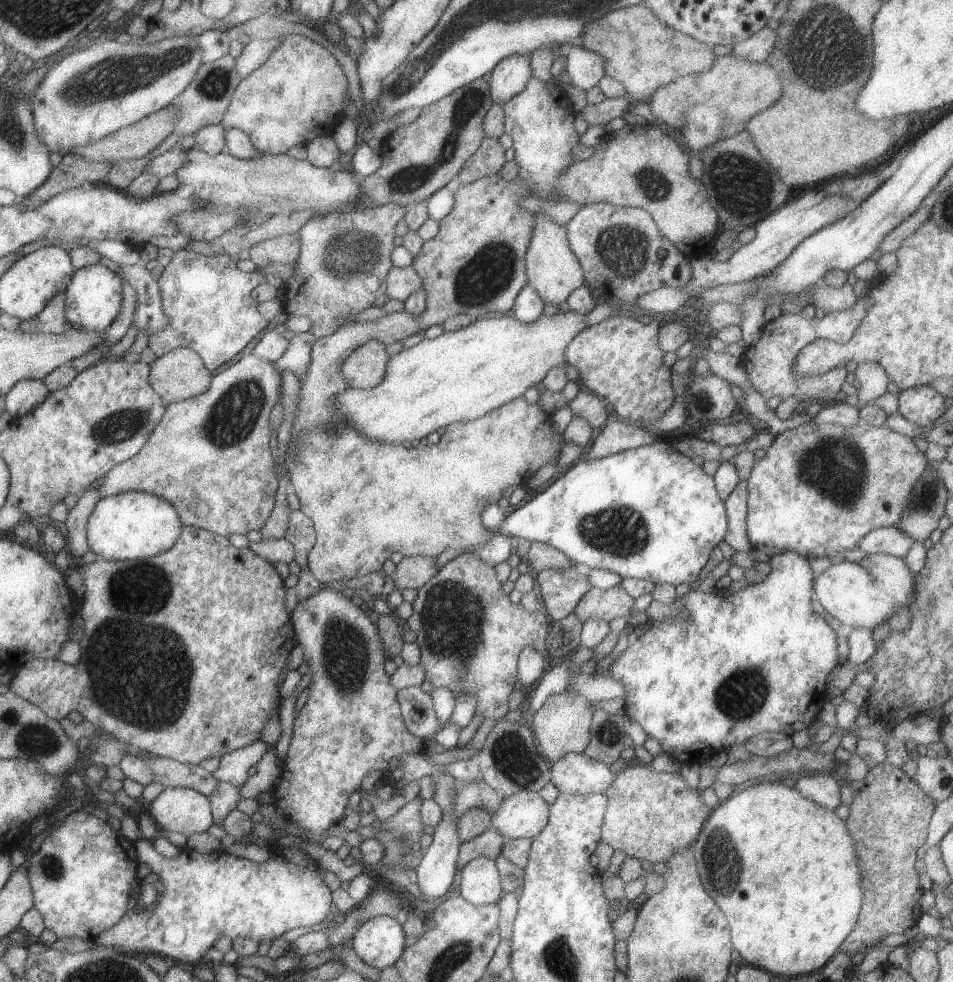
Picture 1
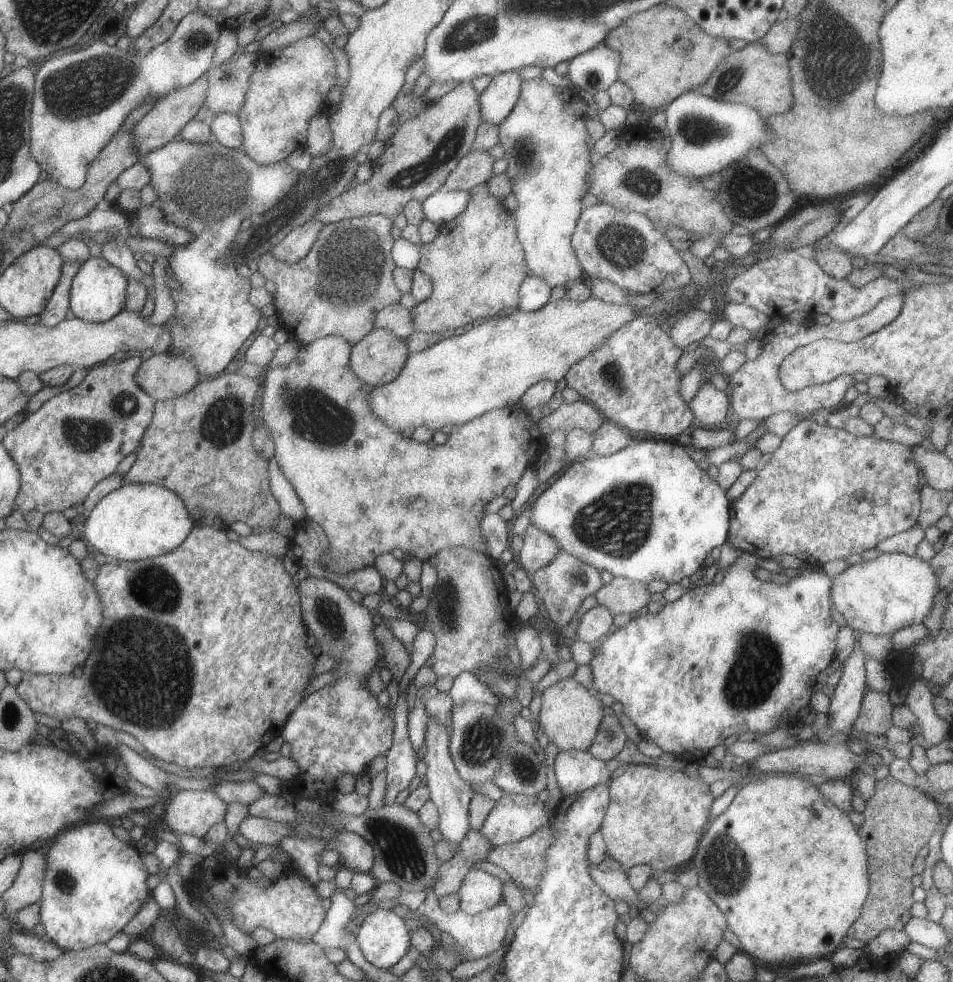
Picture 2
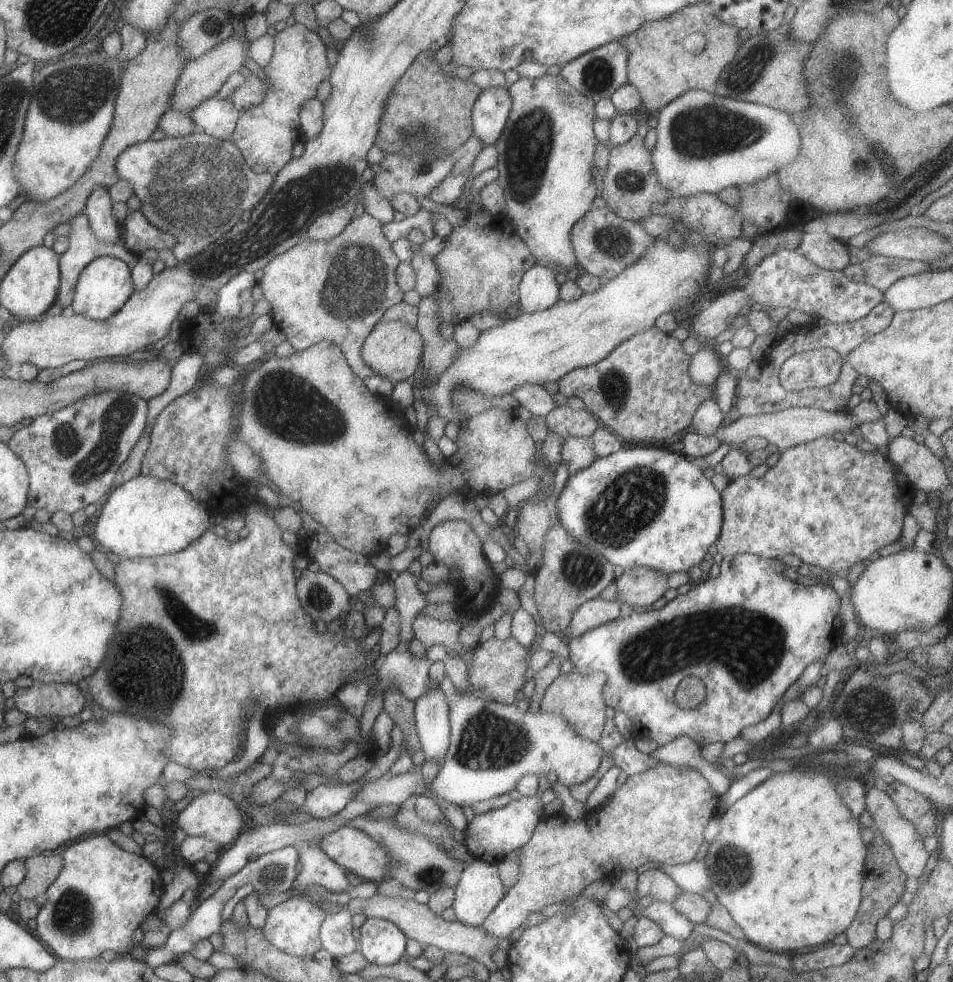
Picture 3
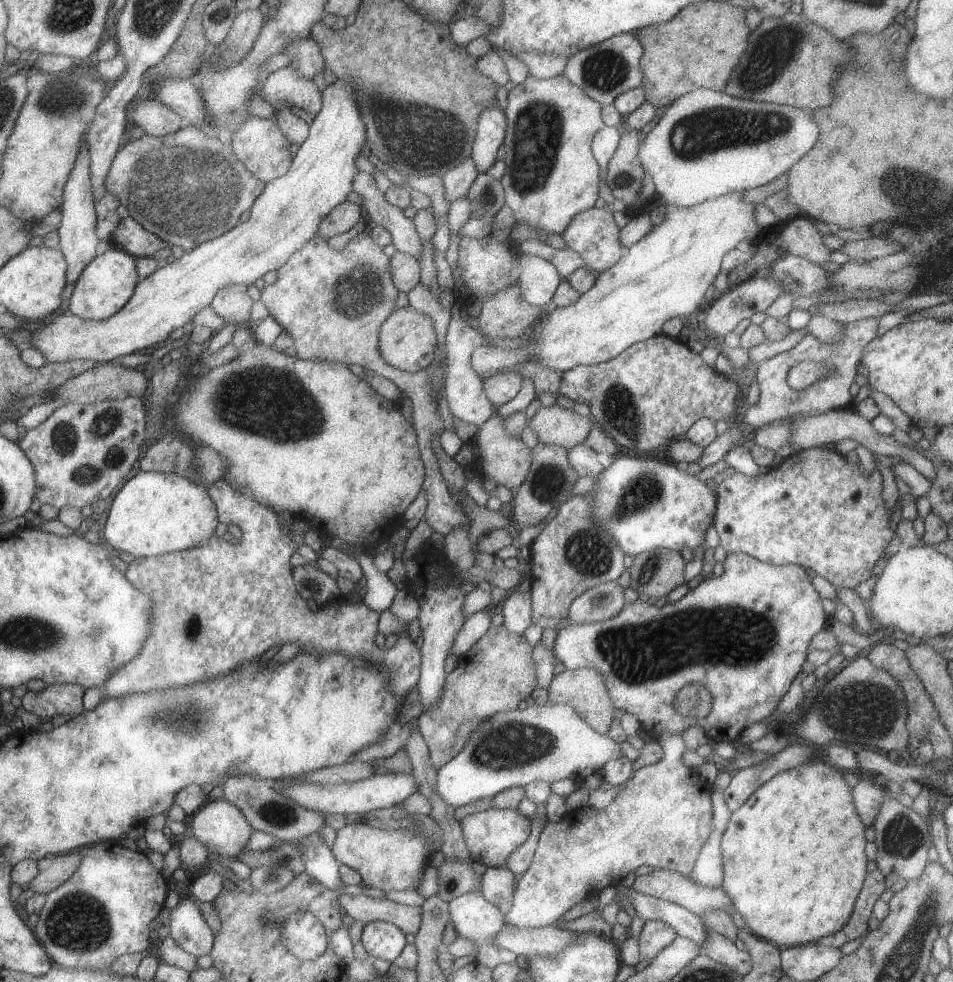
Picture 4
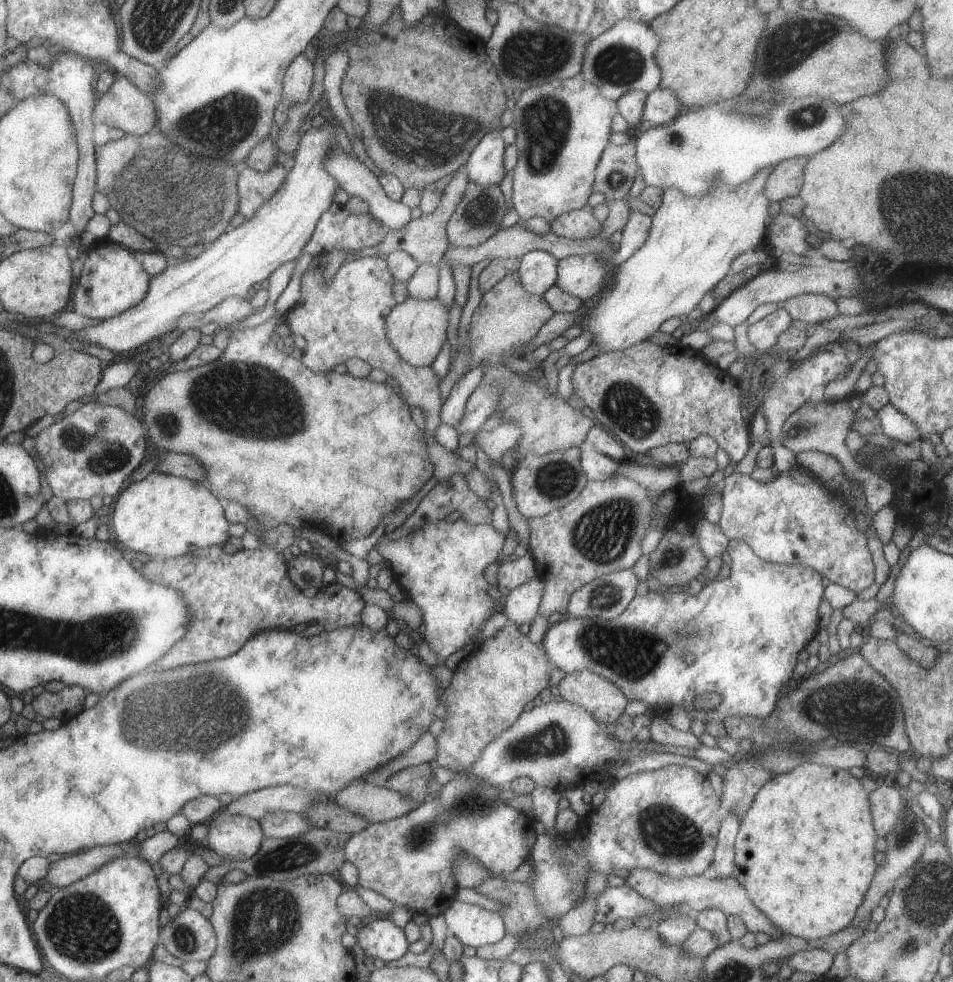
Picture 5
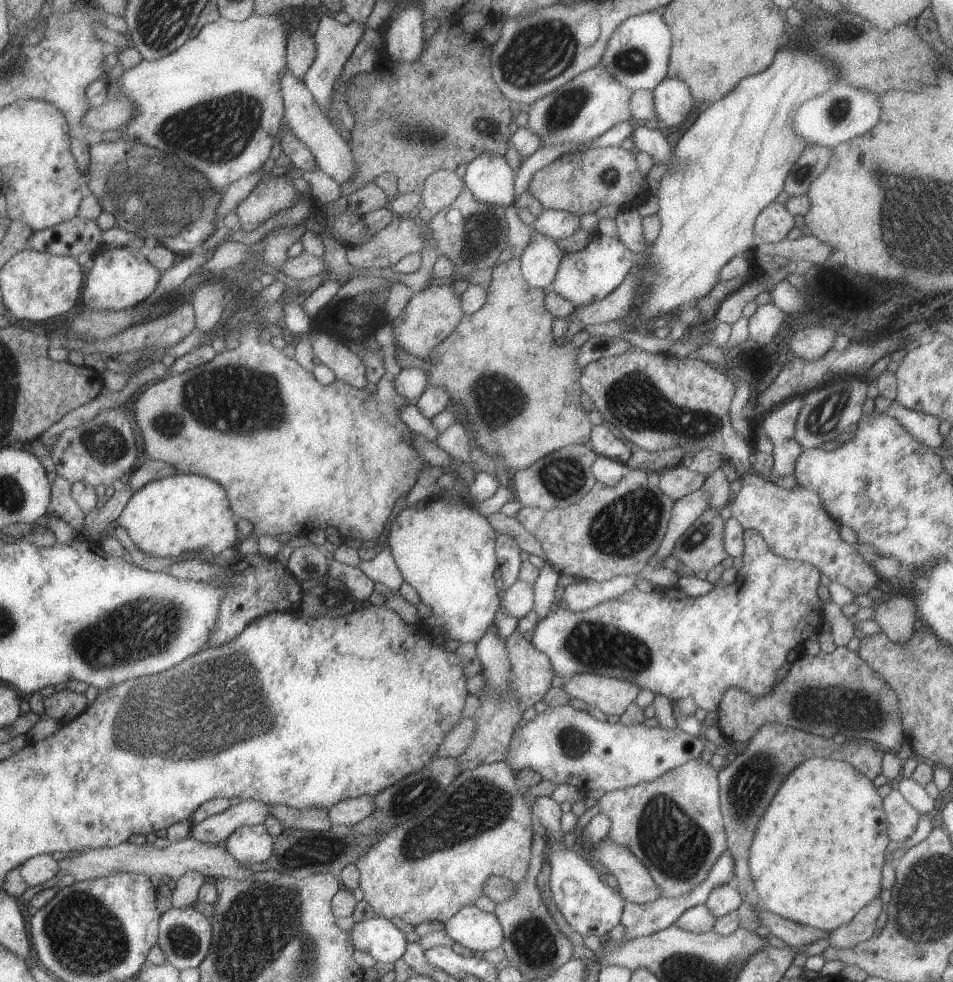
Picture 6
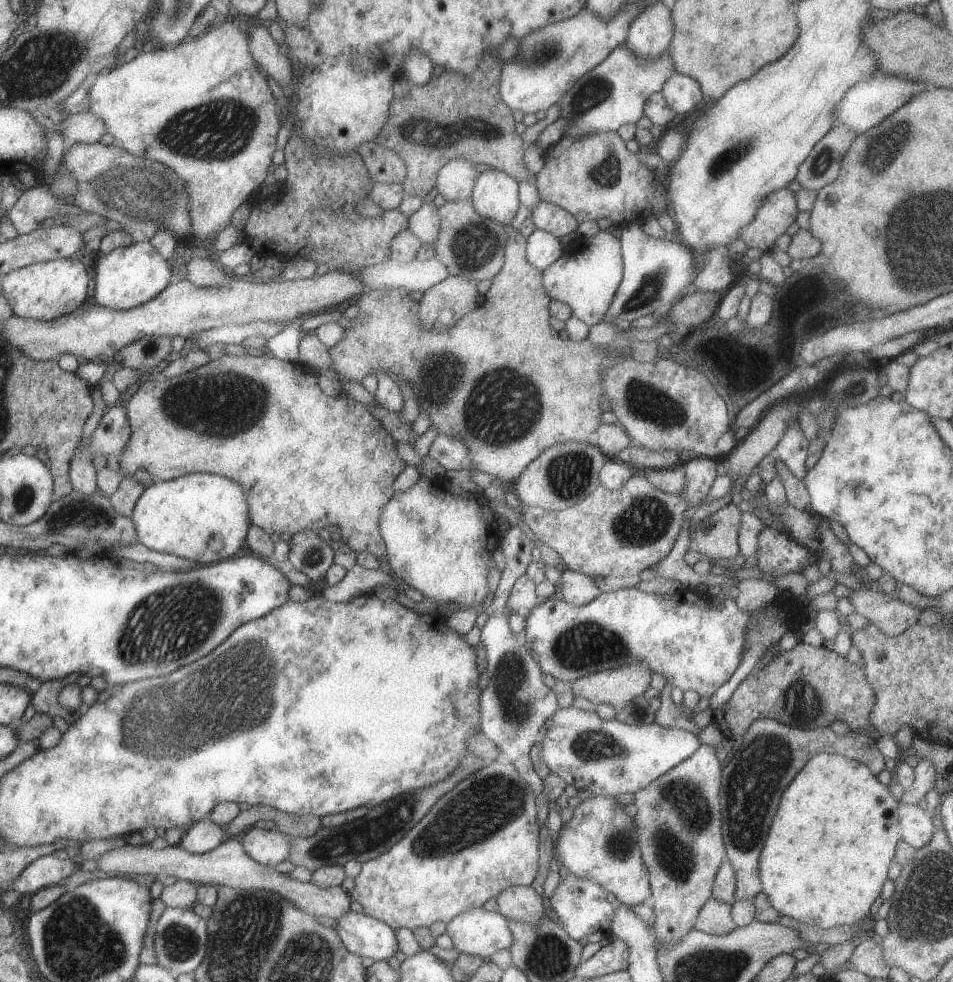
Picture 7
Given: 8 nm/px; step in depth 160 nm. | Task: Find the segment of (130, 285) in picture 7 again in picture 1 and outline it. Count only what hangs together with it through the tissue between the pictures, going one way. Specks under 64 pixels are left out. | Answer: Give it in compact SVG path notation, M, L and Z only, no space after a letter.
M100 263L74 269L65 288L64 315L72 327L88 331L105 331L115 320L122 303L122 277Z

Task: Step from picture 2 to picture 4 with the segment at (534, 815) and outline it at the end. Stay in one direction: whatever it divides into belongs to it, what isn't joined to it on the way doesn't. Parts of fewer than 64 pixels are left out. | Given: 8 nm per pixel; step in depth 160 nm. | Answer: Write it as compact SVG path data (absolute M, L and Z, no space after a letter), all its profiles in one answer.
M491 808L482 812L463 816L458 820L463 827L463 835L471 860L479 861L486 867L505 867L509 854L513 852L530 833L530 819L517 809Z

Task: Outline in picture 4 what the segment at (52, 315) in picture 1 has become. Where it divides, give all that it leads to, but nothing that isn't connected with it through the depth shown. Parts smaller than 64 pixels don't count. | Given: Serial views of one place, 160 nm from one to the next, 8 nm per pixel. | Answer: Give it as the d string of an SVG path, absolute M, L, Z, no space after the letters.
M80 146L72 166L70 177L62 190L62 201L60 202L61 220L59 227L55 230L59 237L58 250L63 253L66 262L66 282L74 282L81 274L84 266L95 258L95 250L100 240L95 235L95 202L92 197L90 185L90 156L86 146Z

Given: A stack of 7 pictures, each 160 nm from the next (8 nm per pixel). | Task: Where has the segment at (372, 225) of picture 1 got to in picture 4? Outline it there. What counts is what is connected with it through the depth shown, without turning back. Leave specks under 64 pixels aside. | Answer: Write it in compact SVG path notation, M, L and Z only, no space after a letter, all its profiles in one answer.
M358 233L351 238L343 251L335 252L327 247L326 240L318 235L310 238L299 250L296 250L277 270L274 284L266 285L260 290L260 302L293 339L296 357L308 361L317 359L325 362L341 363L346 366L358 364L363 369L369 369L380 377L393 382L400 392L406 394L412 403L412 424L416 432L418 451L424 464L424 479L422 482L425 494L426 509L423 518L435 533L446 535L447 531L469 523L461 505L455 502L448 493L443 480L432 438L443 430L443 420L437 411L434 390L430 383L430 370L421 369L408 373L388 365L379 354L378 332L383 321L394 311L394 302L398 290L390 277L390 257L385 256L380 246L377 246L370 234Z

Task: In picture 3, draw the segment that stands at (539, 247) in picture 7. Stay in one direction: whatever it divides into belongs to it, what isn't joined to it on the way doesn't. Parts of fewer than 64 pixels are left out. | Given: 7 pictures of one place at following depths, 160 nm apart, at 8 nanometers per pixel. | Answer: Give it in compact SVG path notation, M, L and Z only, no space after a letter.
M535 263L528 268L518 284L518 300L521 311L542 311L558 301L558 282L554 272L545 265Z

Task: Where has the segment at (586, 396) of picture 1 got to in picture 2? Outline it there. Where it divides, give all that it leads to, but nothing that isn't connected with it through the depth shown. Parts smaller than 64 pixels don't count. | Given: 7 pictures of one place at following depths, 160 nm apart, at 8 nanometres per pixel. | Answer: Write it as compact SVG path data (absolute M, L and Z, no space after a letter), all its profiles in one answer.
M583 399L572 403L562 402L548 416L540 418L537 423L541 437L548 436L553 430L561 430L565 435L573 429L581 429L592 435L604 418L596 408Z

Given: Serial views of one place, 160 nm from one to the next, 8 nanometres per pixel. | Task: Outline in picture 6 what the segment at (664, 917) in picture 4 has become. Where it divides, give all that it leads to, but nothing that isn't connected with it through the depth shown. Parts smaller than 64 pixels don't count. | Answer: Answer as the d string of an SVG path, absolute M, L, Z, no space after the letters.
M534 797L530 802L530 809L545 829L545 840L548 853L548 860L551 866L549 888L553 895L554 903L561 912L567 924L580 934L596 936L601 938L607 934L613 926L620 924L620 916L625 900L620 892L614 892L606 885L602 873L595 867L584 861L574 850L563 850L560 818L561 810L551 797Z

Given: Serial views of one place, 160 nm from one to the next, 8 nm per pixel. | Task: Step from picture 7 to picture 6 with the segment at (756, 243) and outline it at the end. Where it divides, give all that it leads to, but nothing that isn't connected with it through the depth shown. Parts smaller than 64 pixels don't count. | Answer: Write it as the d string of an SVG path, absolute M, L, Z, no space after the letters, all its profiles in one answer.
M771 201L756 216L754 236L756 240L766 243L782 241L793 228L793 215L782 205Z

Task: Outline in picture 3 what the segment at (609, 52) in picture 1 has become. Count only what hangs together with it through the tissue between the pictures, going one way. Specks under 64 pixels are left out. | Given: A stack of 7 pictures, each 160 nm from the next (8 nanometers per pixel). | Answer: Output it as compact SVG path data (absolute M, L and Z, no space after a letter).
M707 2L684 6L658 21L644 22L637 30L619 39L627 49L627 78L640 94L645 113L659 112L662 106L687 88L713 92L715 82L738 51L737 28L723 24L712 15Z

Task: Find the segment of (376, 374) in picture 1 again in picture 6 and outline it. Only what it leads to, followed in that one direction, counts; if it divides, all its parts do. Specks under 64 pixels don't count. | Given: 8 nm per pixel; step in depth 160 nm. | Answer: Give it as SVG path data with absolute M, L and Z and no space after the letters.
M452 284L428 287L413 293L403 312L391 322L399 348L424 359L461 320L463 312L459 300L460 295L454 291Z

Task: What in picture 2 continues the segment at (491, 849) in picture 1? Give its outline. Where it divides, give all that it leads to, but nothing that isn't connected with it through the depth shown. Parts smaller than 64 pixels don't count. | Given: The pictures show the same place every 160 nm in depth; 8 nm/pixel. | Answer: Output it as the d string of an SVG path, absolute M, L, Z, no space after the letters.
M471 828L458 843L456 854L438 866L436 881L431 888L437 896L455 894L470 867L475 862L484 860L492 847L478 830Z

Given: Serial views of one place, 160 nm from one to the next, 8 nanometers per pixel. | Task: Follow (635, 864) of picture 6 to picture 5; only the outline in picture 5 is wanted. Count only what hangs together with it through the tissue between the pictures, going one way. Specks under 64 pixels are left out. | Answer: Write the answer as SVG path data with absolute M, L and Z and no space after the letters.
M633 869L627 874L624 885L641 894L643 898L655 902L657 906L685 907L687 911L695 915L701 910L713 908L721 910L721 913L725 915L734 915L739 918L749 933L760 932L766 934L770 939L782 937L782 934L779 934L779 930L775 930L775 926L771 926L767 918L749 902L745 890L731 876L717 879L707 879L702 875L672 878L667 876L667 874L657 874L657 872L652 872L651 870Z

